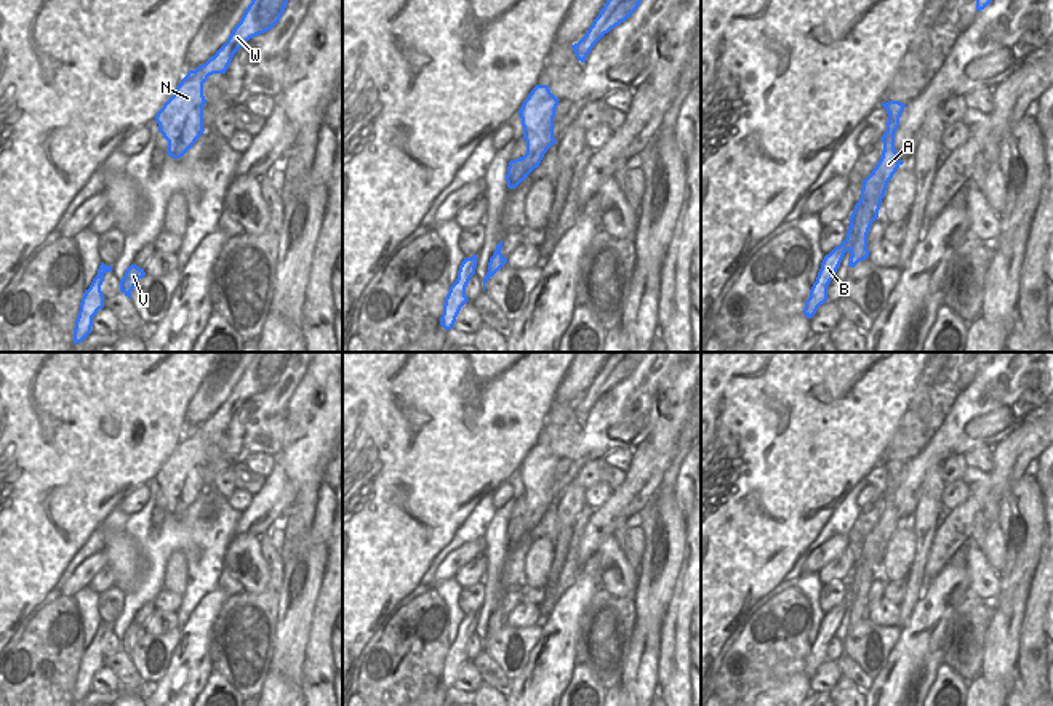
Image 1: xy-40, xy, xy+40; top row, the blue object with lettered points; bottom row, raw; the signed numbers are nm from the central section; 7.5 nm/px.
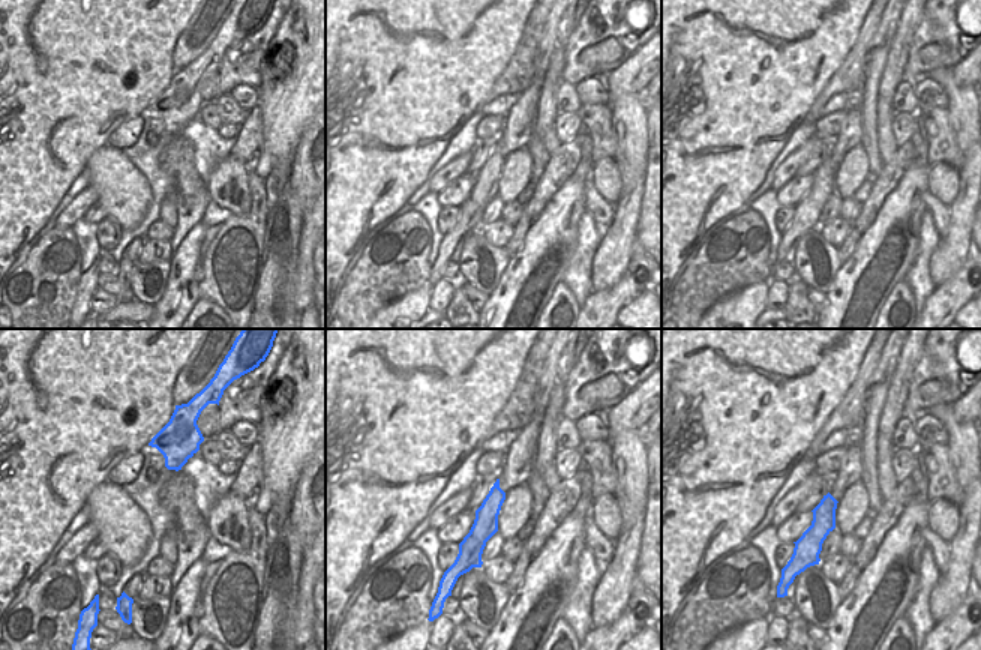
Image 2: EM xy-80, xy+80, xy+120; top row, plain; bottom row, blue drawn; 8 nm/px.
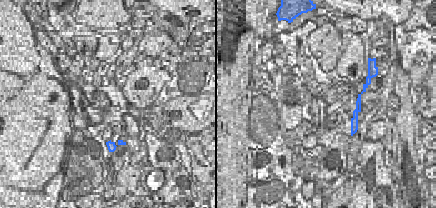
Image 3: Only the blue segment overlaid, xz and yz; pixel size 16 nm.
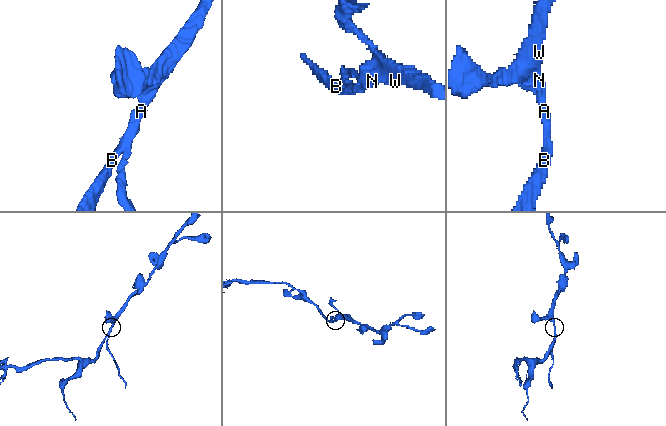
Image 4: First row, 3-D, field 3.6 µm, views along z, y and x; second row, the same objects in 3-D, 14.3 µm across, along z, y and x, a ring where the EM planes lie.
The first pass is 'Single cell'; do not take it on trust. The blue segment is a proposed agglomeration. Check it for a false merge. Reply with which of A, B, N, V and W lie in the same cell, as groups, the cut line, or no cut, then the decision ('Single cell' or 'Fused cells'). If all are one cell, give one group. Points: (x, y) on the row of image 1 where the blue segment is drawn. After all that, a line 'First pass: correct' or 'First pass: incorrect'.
Groups: A B N W / V. Split along xy (493, 253), (501, 258). Fused cells.
First pass: incorrect

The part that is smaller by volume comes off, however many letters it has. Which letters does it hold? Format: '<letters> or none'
V

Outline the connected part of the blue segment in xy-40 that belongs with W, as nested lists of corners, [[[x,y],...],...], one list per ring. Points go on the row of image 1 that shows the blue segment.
[[[251,0],[227,42],[205,64],[176,86],[157,112],[158,131],[168,141],[168,155],[181,158],[203,134],[203,83],[213,74],[226,74],[234,54],[253,37],[270,30],[282,18],[288,0]]]

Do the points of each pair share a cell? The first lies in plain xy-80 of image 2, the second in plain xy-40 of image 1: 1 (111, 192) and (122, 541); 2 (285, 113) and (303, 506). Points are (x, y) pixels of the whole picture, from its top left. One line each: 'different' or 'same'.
1: same
2: same

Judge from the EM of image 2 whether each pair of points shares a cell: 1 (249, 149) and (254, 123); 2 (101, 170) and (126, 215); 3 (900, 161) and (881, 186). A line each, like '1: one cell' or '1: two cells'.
1: one cell
2: one cell
3: one cell

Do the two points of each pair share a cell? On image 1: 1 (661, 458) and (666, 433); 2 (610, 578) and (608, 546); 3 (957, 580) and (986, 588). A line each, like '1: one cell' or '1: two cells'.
1: two cells
2: one cell
3: two cells

